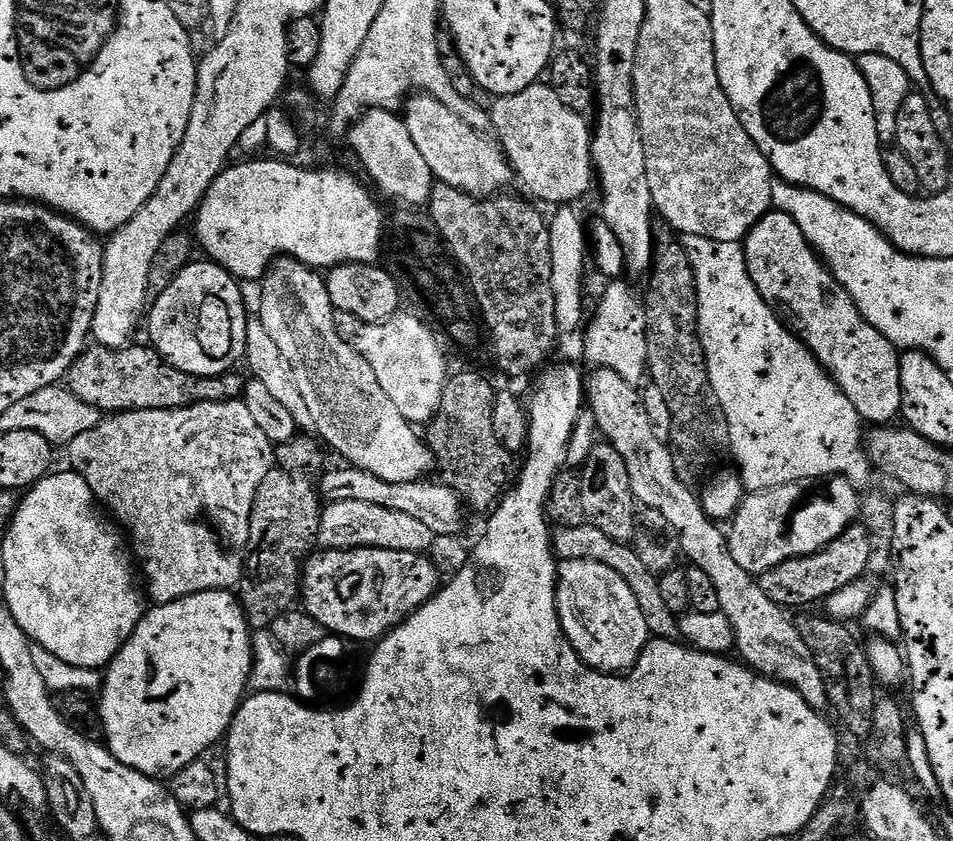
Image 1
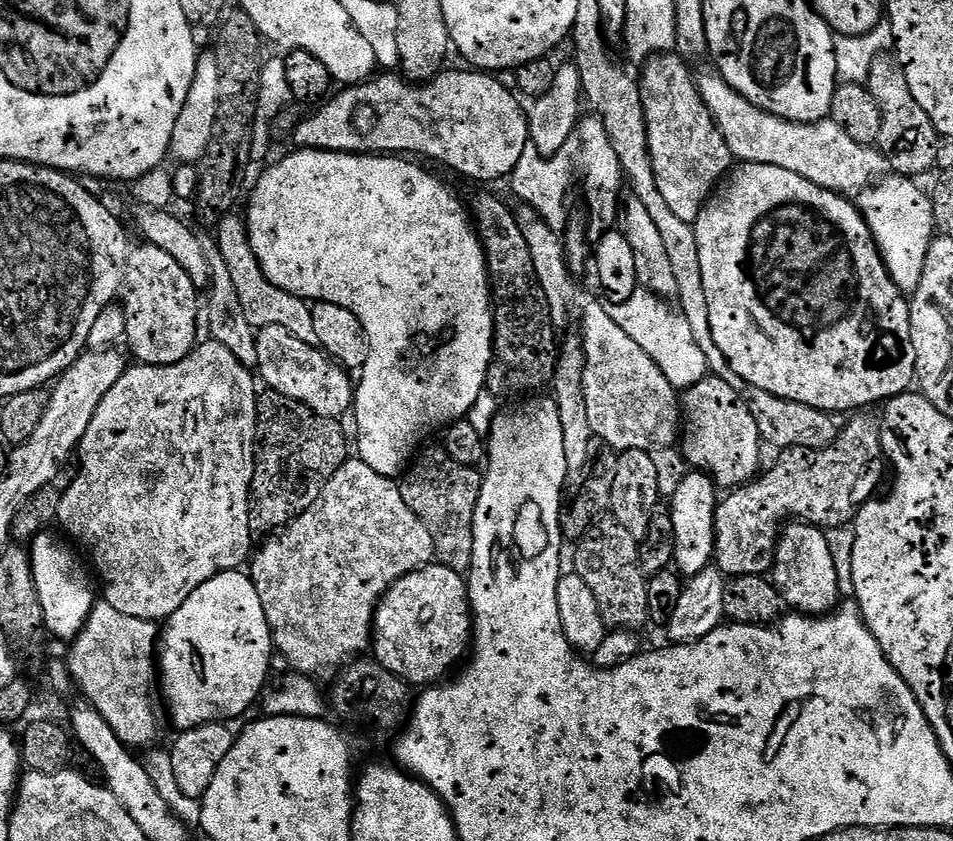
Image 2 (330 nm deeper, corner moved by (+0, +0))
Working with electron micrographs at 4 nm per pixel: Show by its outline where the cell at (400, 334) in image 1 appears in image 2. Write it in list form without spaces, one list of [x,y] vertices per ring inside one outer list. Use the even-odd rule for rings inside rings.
[[[282,326],[259,329],[256,341],[258,376],[260,372],[259,379],[264,379],[271,391],[286,394],[286,398],[294,398],[323,416],[344,418],[347,412],[349,415],[354,404],[354,380],[327,352],[316,344],[302,342],[302,338],[294,338],[294,334]]]

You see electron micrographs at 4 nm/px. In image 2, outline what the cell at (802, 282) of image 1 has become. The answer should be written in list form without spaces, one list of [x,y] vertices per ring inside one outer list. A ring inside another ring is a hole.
[[[741,163],[739,167],[709,196],[694,225],[702,284],[710,310],[712,342],[715,348],[722,350],[734,374],[758,390],[766,390],[783,400],[805,404],[829,414],[852,414],[857,410],[868,410],[871,404],[883,405],[909,391],[916,380],[915,352],[910,336],[910,300],[890,278],[859,207],[853,201],[851,204],[847,195],[826,190],[798,174],[790,174],[790,170],[782,170],[782,166]]]

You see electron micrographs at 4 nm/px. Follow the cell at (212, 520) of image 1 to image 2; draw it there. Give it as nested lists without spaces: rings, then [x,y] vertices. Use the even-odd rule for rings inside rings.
[[[208,338],[208,339],[205,339],[205,341],[206,341],[206,342],[205,342],[205,344],[204,344],[204,341],[203,341],[203,342],[200,342],[200,343],[197,343],[197,345],[196,345],[196,347],[195,347],[195,348],[193,348],[193,350],[192,350],[192,352],[191,352],[191,353],[190,353],[190,354],[189,354],[189,355],[188,355],[188,356],[187,356],[187,357],[186,357],[186,358],[182,358],[182,362],[161,362],[161,363],[159,363],[159,364],[142,364],[142,363],[137,363],[137,364],[136,364],[136,365],[135,365],[135,367],[136,367],[136,368],[132,368],[132,366],[128,366],[128,367],[125,367],[125,369],[124,369],[124,373],[123,373],[123,374],[122,374],[122,378],[118,378],[118,382],[114,382],[114,386],[113,386],[113,388],[112,388],[112,389],[110,389],[110,394],[106,394],[106,398],[102,398],[102,402],[101,402],[101,403],[100,403],[100,405],[99,405],[99,406],[98,406],[98,410],[94,410],[94,418],[90,418],[90,426],[89,426],[89,428],[87,428],[87,430],[86,430],[86,434],[85,434],[85,435],[84,435],[84,437],[83,437],[83,438],[82,438],[82,442],[81,442],[81,443],[80,443],[80,447],[79,447],[79,449],[78,449],[78,460],[79,460],[79,456],[80,456],[80,473],[78,473],[78,474],[77,474],[77,473],[75,473],[75,475],[73,475],[73,476],[72,476],[72,484],[71,484],[71,485],[70,485],[70,487],[69,487],[69,488],[68,488],[68,489],[67,489],[67,490],[66,490],[66,494],[62,494],[62,506],[58,506],[58,514],[57,514],[57,515],[56,515],[56,519],[57,519],[57,521],[58,521],[58,524],[59,524],[59,527],[61,527],[61,526],[62,526],[62,527],[64,527],[64,528],[65,528],[65,530],[66,530],[66,531],[68,531],[68,532],[69,532],[69,534],[70,534],[70,535],[72,535],[72,536],[73,536],[73,538],[74,538],[74,539],[76,539],[76,540],[77,540],[77,542],[78,542],[78,543],[80,543],[80,544],[85,544],[85,546],[86,546],[86,547],[88,547],[88,552],[89,552],[89,554],[90,554],[90,555],[92,555],[92,564],[93,564],[93,565],[92,565],[92,564],[91,564],[91,567],[92,567],[92,568],[93,568],[93,569],[94,569],[94,572],[95,572],[95,568],[94,568],[94,567],[96,567],[96,572],[97,572],[97,573],[96,573],[96,572],[95,572],[95,575],[96,575],[96,576],[97,576],[97,577],[98,577],[98,580],[99,580],[99,576],[98,576],[98,575],[100,575],[100,580],[101,580],[101,582],[102,582],[102,583],[104,583],[104,592],[103,592],[103,588],[102,588],[102,600],[103,600],[103,603],[106,603],[106,604],[109,604],[109,605],[110,605],[110,606],[114,606],[114,610],[118,610],[118,614],[126,614],[126,615],[127,615],[127,616],[129,616],[129,617],[130,617],[130,618],[142,618],[142,619],[143,619],[143,620],[155,620],[155,621],[157,621],[157,622],[164,622],[164,621],[167,621],[167,619],[168,619],[168,617],[169,617],[169,616],[172,616],[172,615],[173,615],[173,614],[174,614],[174,610],[178,610],[178,606],[182,606],[182,602],[186,602],[186,598],[190,598],[190,594],[194,594],[194,590],[198,590],[198,586],[202,586],[202,585],[203,585],[203,584],[205,584],[205,583],[206,583],[206,582],[210,582],[210,578],[214,578],[214,577],[215,577],[215,576],[217,576],[217,575],[218,575],[218,574],[222,574],[222,573],[223,573],[223,572],[234,572],[234,571],[237,571],[237,570],[240,570],[240,569],[243,569],[243,568],[244,568],[244,567],[245,567],[245,565],[247,565],[247,564],[248,564],[248,563],[249,563],[249,560],[250,560],[250,557],[251,557],[251,556],[252,556],[252,555],[253,555],[253,552],[254,552],[254,544],[253,544],[253,548],[252,548],[252,539],[254,539],[254,533],[253,533],[253,531],[252,531],[252,527],[251,527],[251,526],[250,526],[250,514],[249,514],[249,513],[248,513],[248,505],[249,505],[249,502],[248,502],[248,495],[249,495],[249,494],[250,494],[250,490],[251,490],[251,489],[252,489],[252,479],[253,479],[253,478],[254,478],[254,470],[255,470],[255,469],[256,469],[256,397],[257,397],[257,395],[258,395],[258,387],[257,387],[257,388],[256,388],[256,384],[257,384],[257,381],[256,381],[256,380],[255,380],[255,379],[254,379],[254,376],[253,376],[253,373],[252,373],[252,372],[251,372],[251,371],[250,371],[250,370],[249,370],[249,368],[247,368],[247,367],[246,367],[246,366],[242,366],[242,362],[238,362],[238,358],[234,358],[234,354],[230,354],[230,350],[226,350],[226,346],[222,346],[222,345],[221,345],[221,344],[220,344],[220,343],[219,343],[219,342],[217,342],[217,340],[214,340],[214,339],[211,339],[211,338]]]

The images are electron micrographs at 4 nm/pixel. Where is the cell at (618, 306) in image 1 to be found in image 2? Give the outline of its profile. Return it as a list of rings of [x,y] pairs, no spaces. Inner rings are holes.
[[[638,290],[626,302],[621,304],[608,304],[607,310],[610,318],[650,354],[650,358],[666,374],[666,378],[672,383],[672,387],[677,390],[687,390],[693,388],[698,382],[702,382],[704,377],[709,375],[708,359],[706,354],[698,346],[694,338],[694,330],[690,330],[690,322],[686,322],[683,312],[672,308],[667,299],[662,296],[655,296],[653,292]]]

